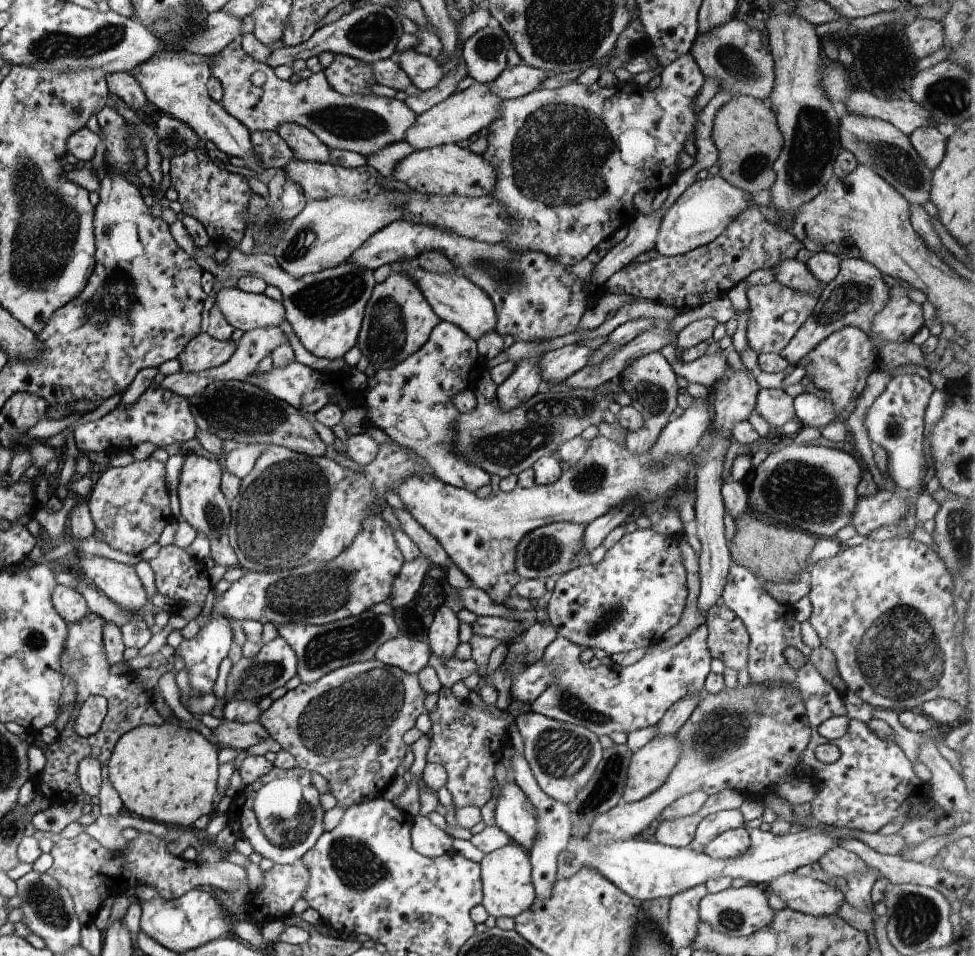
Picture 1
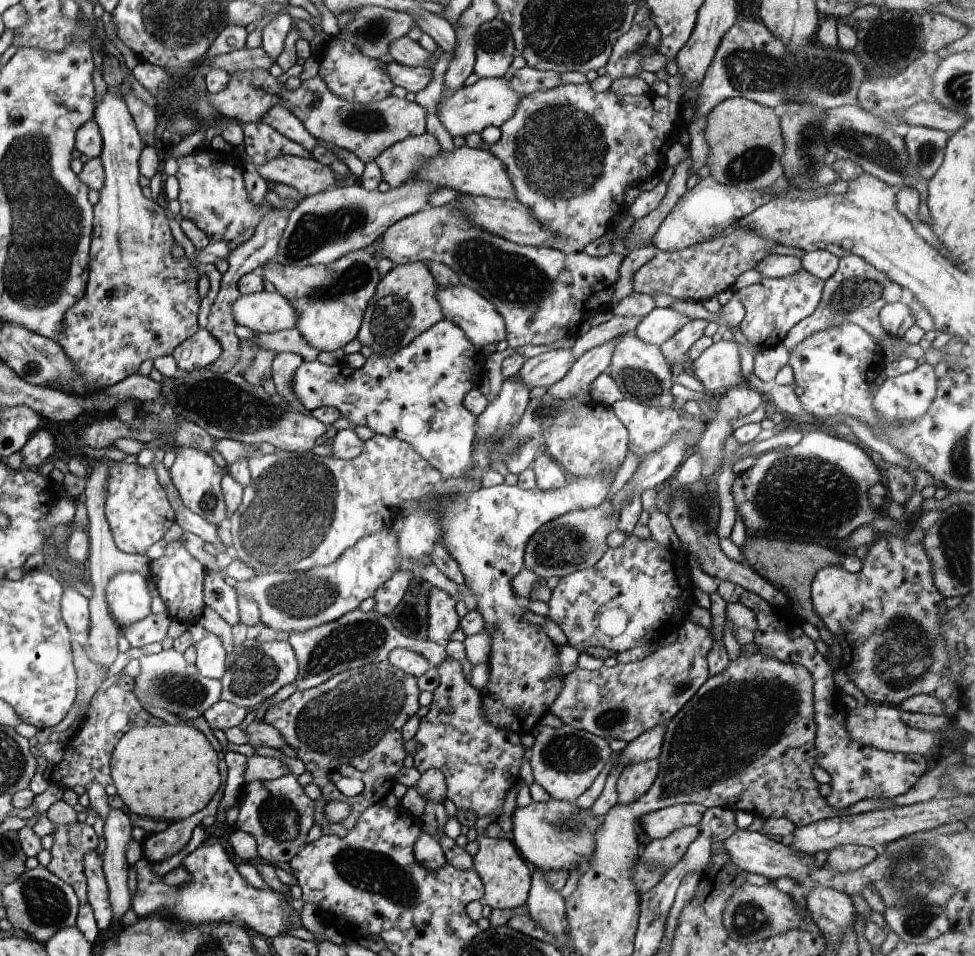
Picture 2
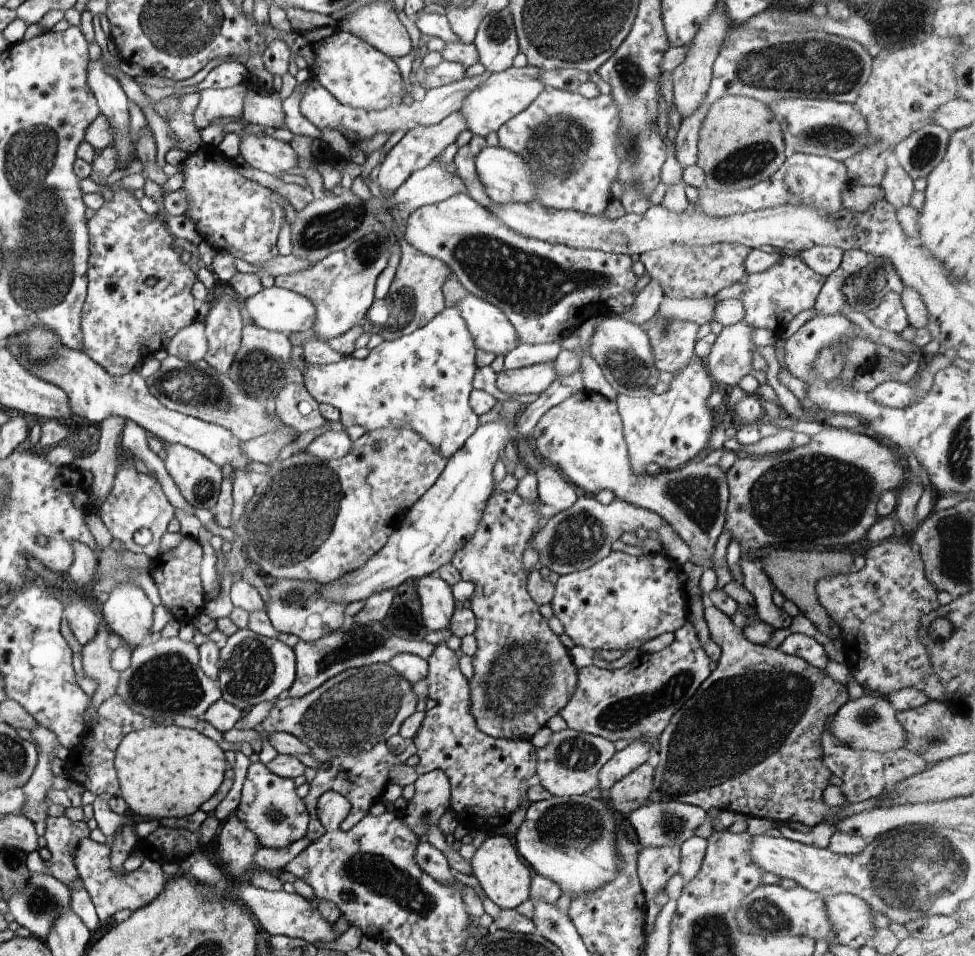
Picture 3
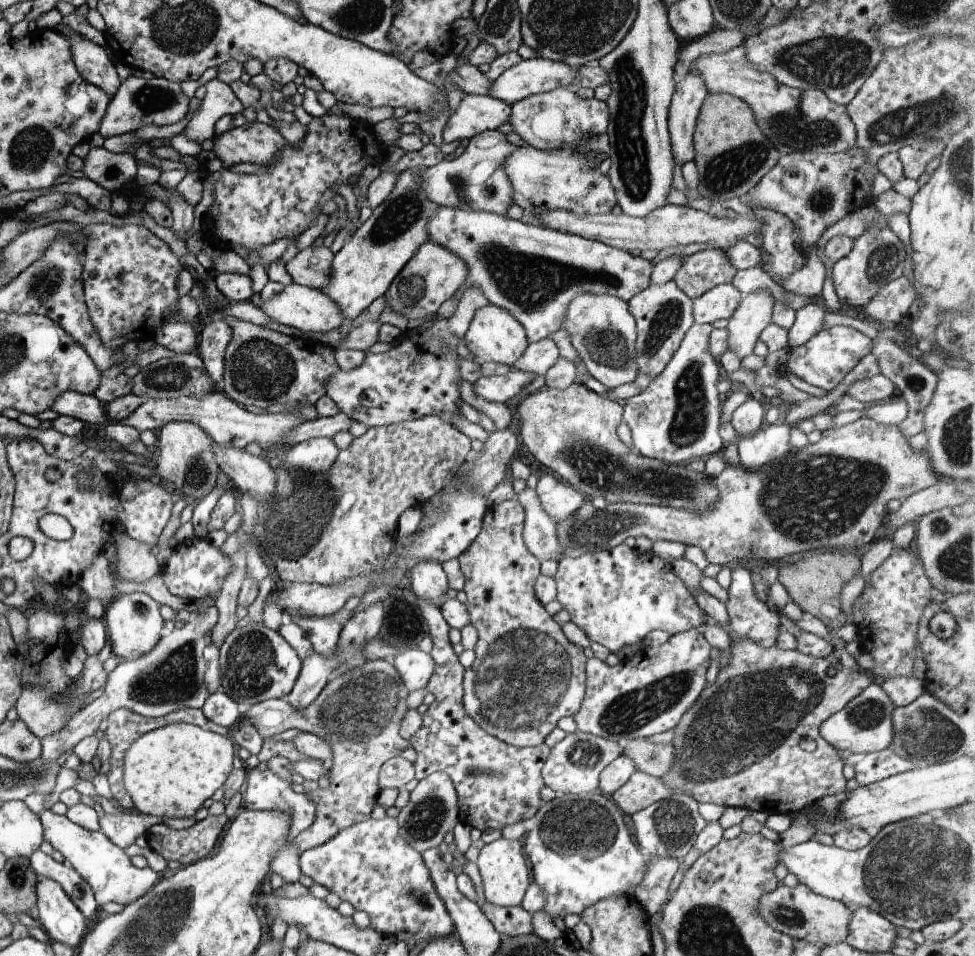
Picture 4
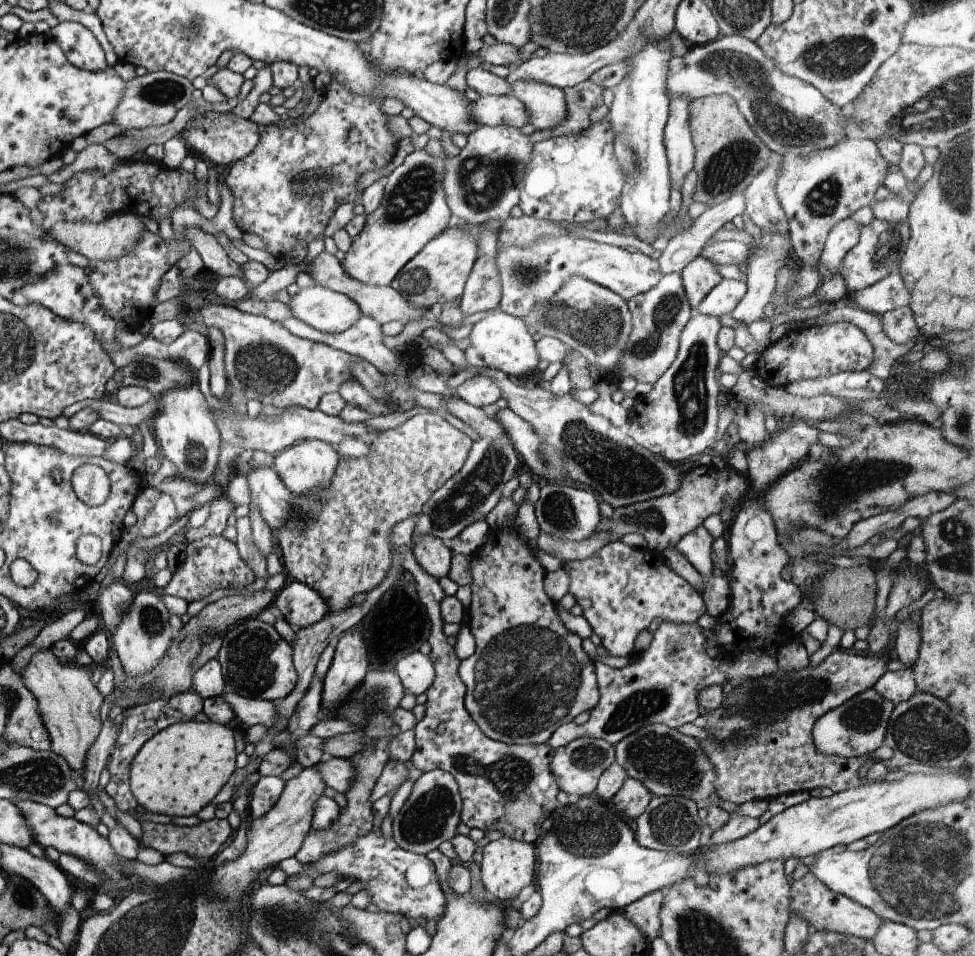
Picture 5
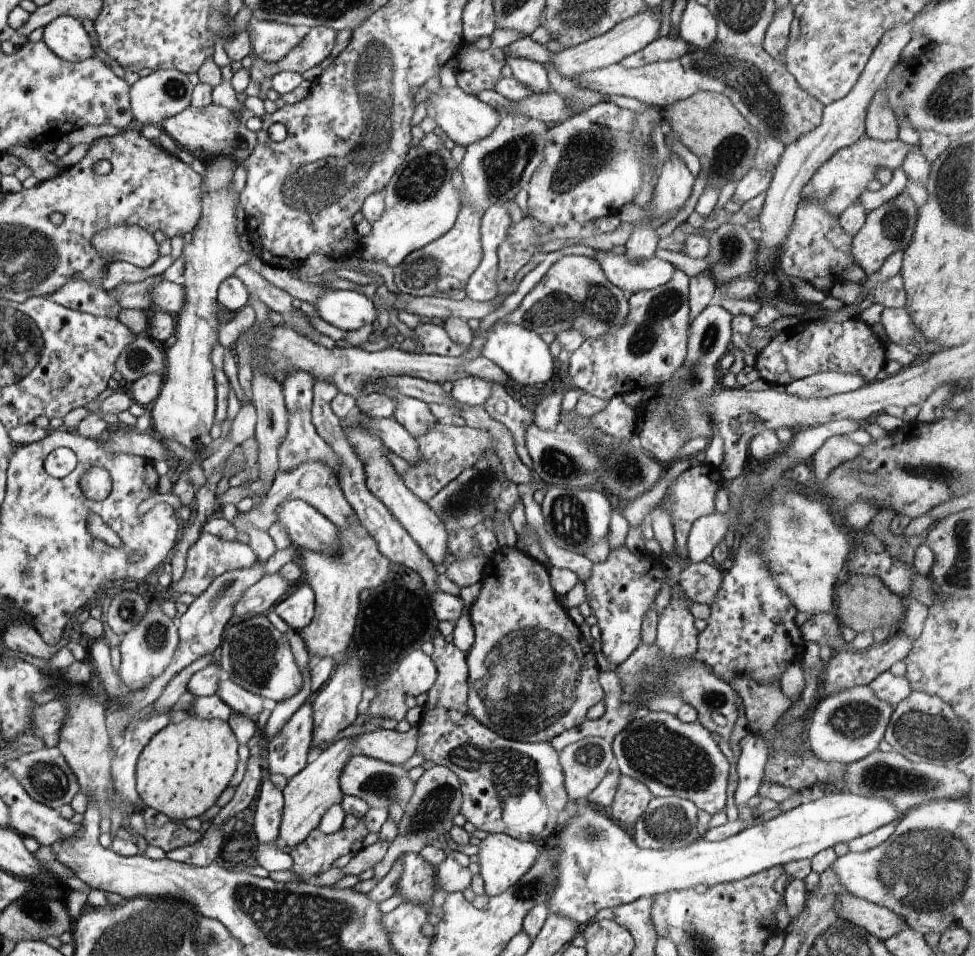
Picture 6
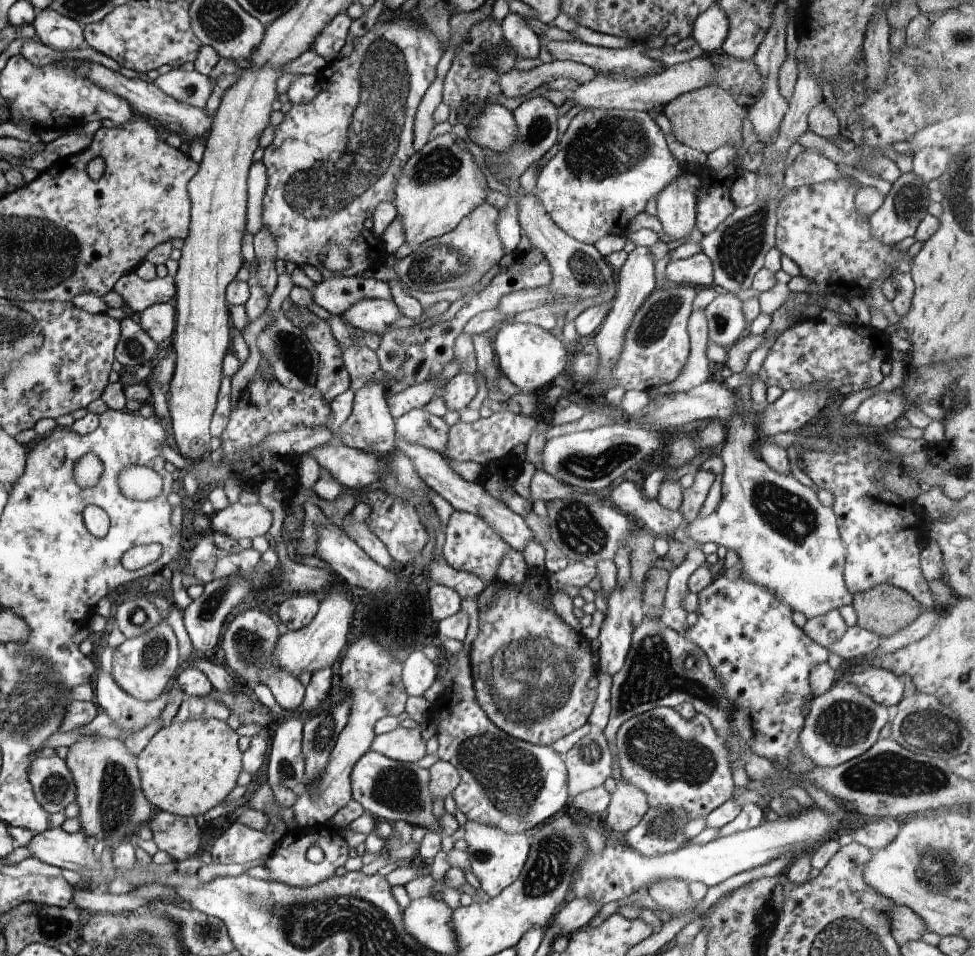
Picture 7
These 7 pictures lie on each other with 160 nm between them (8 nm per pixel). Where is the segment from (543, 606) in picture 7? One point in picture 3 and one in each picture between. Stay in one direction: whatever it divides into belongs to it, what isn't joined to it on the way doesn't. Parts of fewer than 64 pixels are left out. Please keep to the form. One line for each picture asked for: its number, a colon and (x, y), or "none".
3: (523, 676)
4: (526, 676)
5: (529, 675)
6: (529, 660)

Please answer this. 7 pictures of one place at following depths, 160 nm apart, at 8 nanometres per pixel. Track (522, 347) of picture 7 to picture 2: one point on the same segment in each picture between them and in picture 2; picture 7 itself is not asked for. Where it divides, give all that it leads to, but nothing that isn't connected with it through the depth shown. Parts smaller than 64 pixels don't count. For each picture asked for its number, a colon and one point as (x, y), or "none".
2: (480, 321)
3: (492, 332)
4: (494, 335)
5: (501, 341)
6: (522, 354)

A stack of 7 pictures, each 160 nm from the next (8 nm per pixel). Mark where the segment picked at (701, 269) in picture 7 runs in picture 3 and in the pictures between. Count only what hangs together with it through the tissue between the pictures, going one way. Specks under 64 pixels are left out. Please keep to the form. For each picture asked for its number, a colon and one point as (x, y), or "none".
3: (541, 288)
4: (533, 273)
5: (529, 276)
6: (630, 277)

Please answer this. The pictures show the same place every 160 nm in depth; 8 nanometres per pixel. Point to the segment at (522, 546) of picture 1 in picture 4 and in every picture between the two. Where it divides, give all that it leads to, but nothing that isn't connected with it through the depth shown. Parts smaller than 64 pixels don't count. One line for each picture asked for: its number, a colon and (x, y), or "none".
2: (574, 542)
3: (576, 538)
4: (836, 491)

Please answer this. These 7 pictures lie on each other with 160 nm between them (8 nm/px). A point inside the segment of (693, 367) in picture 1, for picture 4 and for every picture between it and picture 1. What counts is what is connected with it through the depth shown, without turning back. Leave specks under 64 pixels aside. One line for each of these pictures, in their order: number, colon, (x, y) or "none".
2: (717, 368)
3: (730, 360)
4: (745, 326)

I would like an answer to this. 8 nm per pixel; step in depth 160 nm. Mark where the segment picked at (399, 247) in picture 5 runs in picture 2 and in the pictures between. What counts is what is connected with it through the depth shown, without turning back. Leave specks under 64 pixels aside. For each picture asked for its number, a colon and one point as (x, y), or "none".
2: (330, 301)
3: (342, 286)
4: (363, 270)

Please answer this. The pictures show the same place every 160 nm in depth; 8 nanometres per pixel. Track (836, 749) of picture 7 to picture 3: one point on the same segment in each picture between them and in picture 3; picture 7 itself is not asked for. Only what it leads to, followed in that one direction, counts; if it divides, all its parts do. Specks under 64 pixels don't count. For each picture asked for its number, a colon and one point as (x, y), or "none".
3: (869, 723)
4: (865, 725)
5: (858, 727)
6: (847, 725)

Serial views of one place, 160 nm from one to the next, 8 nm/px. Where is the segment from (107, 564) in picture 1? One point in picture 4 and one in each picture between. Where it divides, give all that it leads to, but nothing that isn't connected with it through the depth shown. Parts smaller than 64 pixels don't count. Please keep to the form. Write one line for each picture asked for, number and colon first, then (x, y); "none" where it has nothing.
2: (128, 598)
3: (128, 612)
4: (135, 624)

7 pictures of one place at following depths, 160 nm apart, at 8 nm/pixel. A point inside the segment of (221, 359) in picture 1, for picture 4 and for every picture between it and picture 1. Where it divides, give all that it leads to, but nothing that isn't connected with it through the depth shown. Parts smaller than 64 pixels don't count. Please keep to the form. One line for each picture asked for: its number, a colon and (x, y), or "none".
2: (199, 352)
3: (190, 344)
4: (181, 338)

